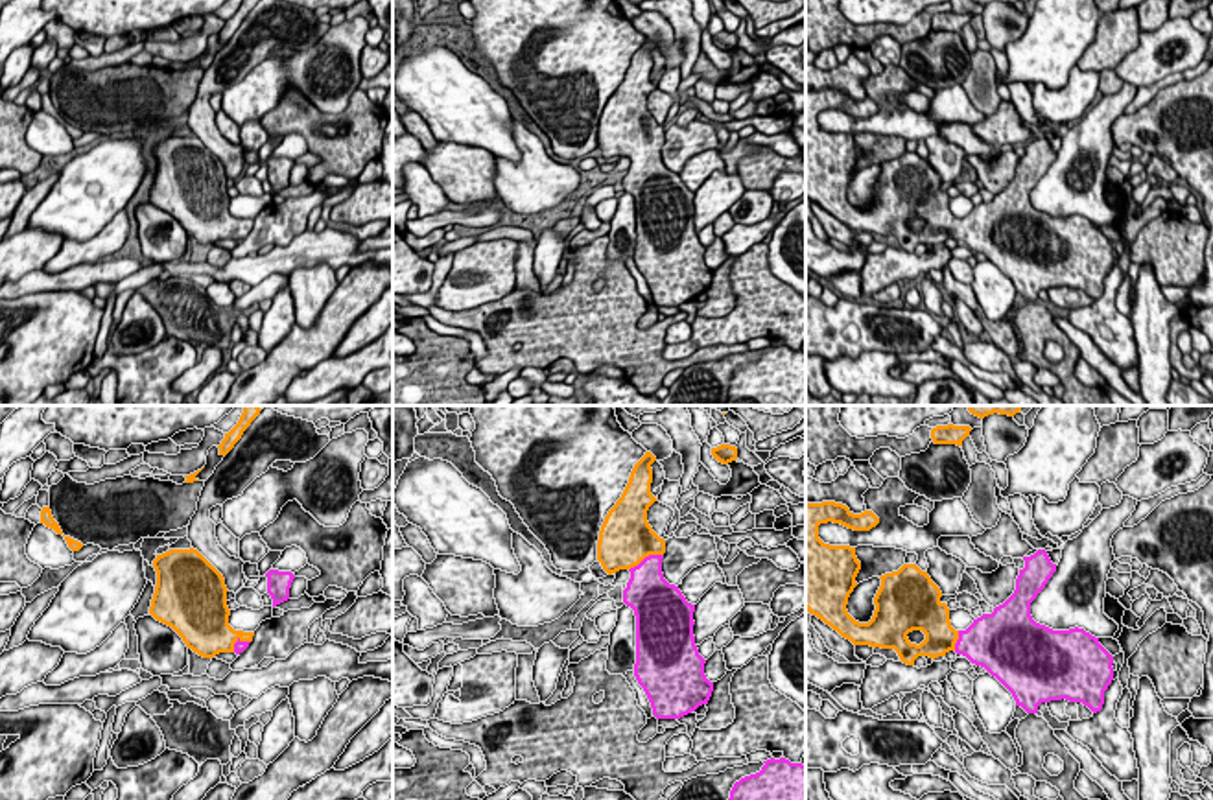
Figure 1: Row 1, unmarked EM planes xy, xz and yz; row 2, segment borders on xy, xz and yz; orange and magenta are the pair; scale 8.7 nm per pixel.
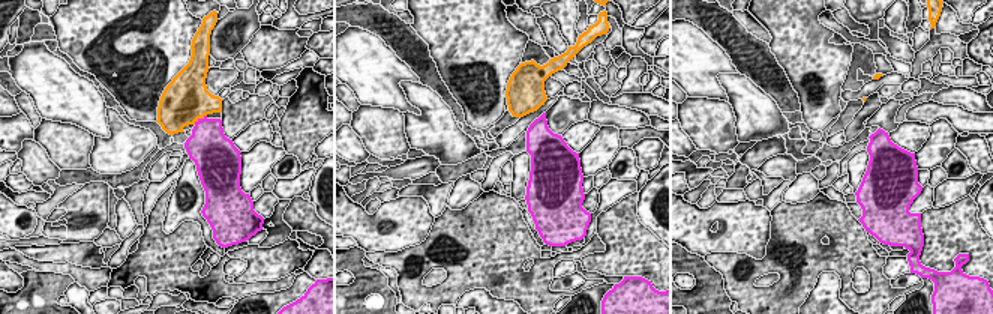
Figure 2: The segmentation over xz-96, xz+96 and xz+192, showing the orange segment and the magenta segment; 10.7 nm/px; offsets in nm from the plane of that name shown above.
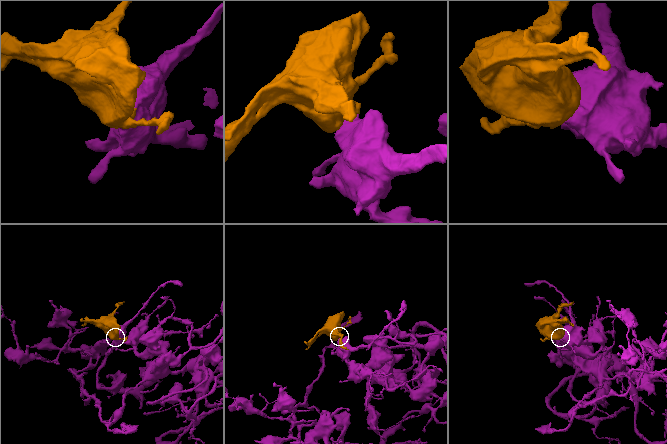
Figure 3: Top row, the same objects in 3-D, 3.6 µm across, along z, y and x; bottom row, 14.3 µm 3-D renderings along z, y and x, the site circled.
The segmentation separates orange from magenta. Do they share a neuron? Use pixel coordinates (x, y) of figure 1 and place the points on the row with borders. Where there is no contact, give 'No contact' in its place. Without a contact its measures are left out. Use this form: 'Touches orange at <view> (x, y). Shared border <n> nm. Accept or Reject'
Touches orange at xz (646, 555). Shared border 340 nm. Accept

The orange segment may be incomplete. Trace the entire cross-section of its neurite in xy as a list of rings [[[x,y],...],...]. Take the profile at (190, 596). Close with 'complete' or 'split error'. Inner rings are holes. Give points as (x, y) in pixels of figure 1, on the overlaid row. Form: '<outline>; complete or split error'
[[[194,547],[170,549],[153,560],[157,586],[149,614],[171,627],[203,658],[243,653],[254,632],[229,625],[223,575]]]; split error

